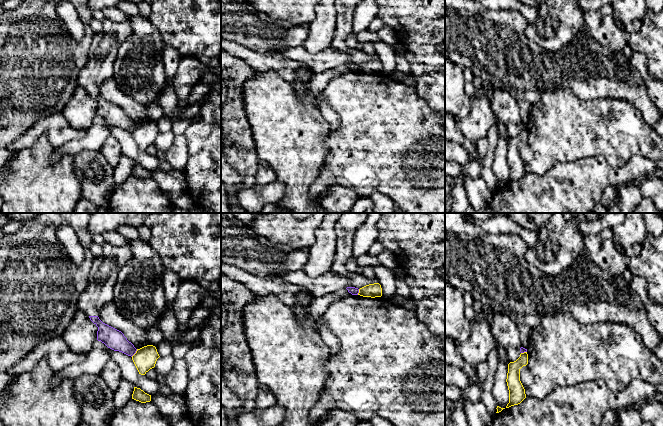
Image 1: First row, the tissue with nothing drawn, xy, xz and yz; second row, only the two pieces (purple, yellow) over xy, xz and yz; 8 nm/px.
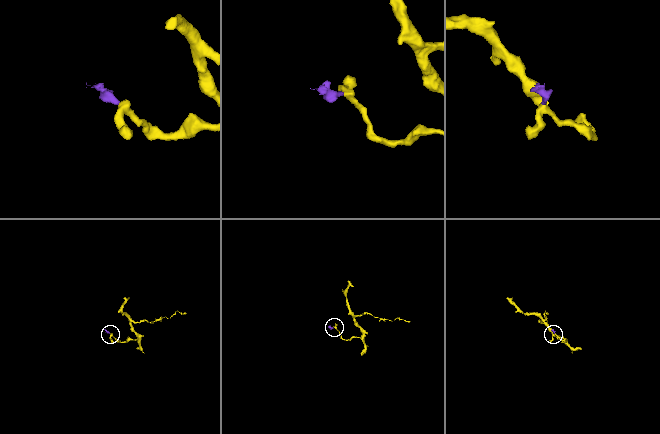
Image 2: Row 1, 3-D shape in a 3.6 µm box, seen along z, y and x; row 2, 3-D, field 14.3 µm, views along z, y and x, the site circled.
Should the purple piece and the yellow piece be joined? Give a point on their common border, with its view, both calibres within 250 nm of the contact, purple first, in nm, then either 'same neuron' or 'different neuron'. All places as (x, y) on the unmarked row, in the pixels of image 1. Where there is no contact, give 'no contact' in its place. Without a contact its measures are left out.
meets purple in xy at (134, 129); 160 nm thick on the purple side, 180 nm on the other; different neuron

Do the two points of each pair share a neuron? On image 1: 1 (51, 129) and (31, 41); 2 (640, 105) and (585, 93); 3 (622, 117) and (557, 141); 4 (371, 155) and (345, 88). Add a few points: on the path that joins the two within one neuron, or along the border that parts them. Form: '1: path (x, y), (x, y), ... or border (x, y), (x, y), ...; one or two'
1: border (60, 113), (44, 116), (36, 120), (28, 128); two
2: path (626, 91), (599, 90); one
3: path (606, 128), (573, 129); one
4: path (371, 138), (371, 114), (362, 105); one

